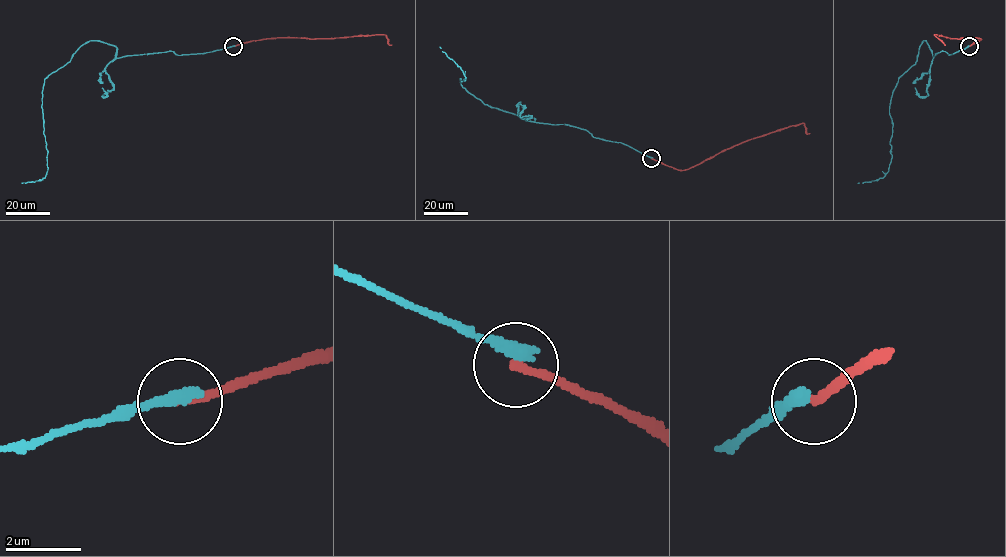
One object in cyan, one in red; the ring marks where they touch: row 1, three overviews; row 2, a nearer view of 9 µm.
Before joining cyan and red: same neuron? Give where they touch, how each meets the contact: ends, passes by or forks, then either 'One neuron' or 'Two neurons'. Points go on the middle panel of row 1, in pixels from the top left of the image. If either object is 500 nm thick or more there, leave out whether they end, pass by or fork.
Place: (651, 158). At the ring cyan ends. At the ring red ends. Two neurons

